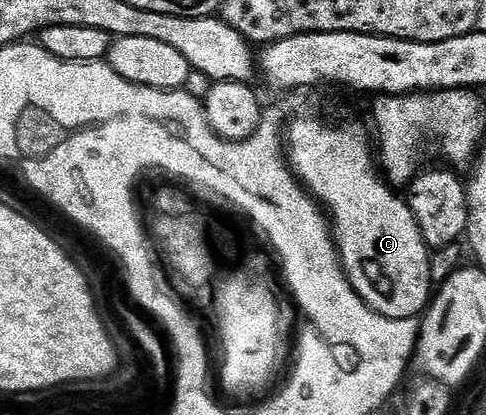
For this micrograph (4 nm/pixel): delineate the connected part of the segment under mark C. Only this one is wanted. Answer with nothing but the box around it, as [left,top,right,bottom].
[284,115,432,319]

